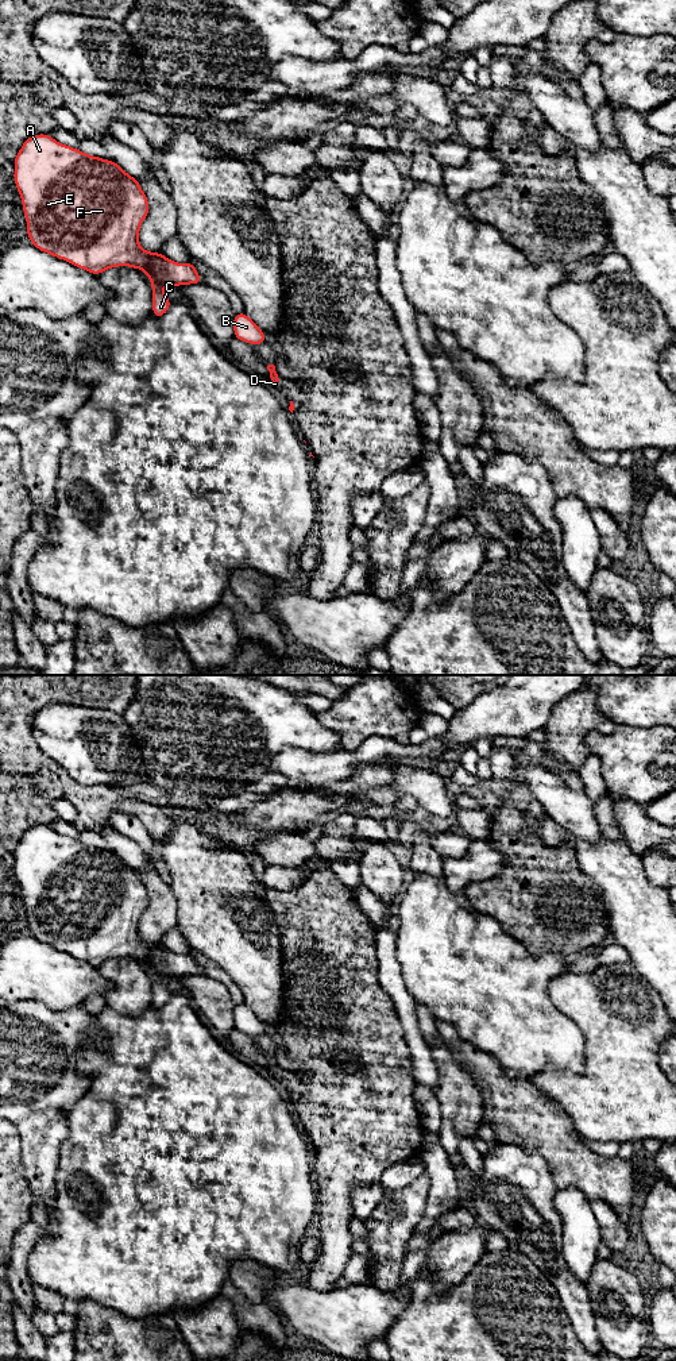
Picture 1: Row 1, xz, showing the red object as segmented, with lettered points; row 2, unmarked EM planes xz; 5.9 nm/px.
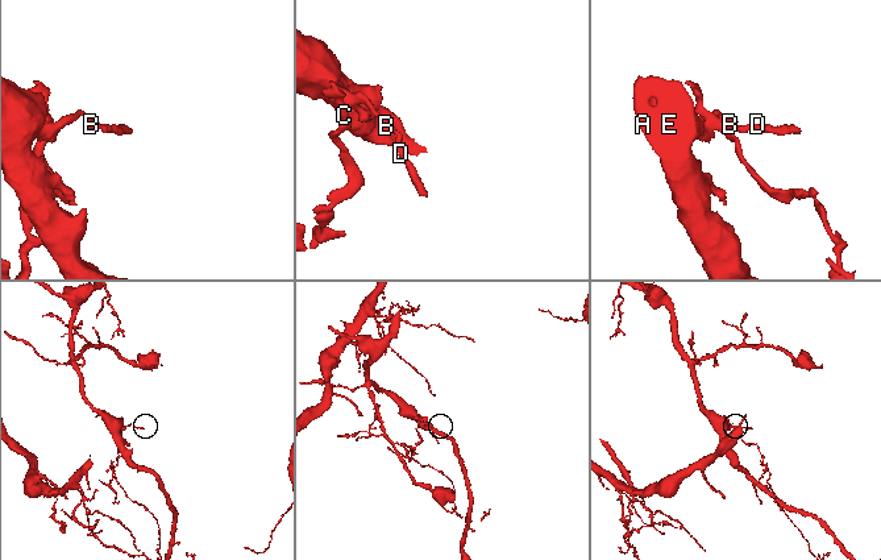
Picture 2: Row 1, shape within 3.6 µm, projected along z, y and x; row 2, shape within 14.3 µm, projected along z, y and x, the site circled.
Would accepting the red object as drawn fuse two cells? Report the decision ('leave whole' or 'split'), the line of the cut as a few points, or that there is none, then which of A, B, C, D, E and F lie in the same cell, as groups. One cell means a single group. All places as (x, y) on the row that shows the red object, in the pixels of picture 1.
split; cut xz (153, 282), (161, 286); groups A B D E F / C

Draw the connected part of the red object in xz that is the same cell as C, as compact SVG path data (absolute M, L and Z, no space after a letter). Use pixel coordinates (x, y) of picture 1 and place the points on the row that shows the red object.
M152 284L151 297L152 297L152 315L155 317L162 317L171 305L169 297L163 293L162 286L157 284Z

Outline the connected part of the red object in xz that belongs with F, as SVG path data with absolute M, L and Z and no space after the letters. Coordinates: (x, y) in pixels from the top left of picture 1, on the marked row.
M38 134L23 142L13 165L27 238L38 250L94 275L112 267L130 266L144 271L148 281L159 286L202 284L192 261L177 263L162 252L150 252L139 246L139 230L150 204L139 181L115 161L88 155L47 134Z

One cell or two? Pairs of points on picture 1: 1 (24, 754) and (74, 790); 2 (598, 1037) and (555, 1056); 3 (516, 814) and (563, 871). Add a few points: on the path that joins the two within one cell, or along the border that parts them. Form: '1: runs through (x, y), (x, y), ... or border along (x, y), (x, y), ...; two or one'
1: runs through (38, 760), (50, 764), (64, 777); one
2: border along (568, 1016), (583, 1037), (582, 1074); two
3: runs through (516, 833), (517, 847), (524, 854), (544, 854); one

